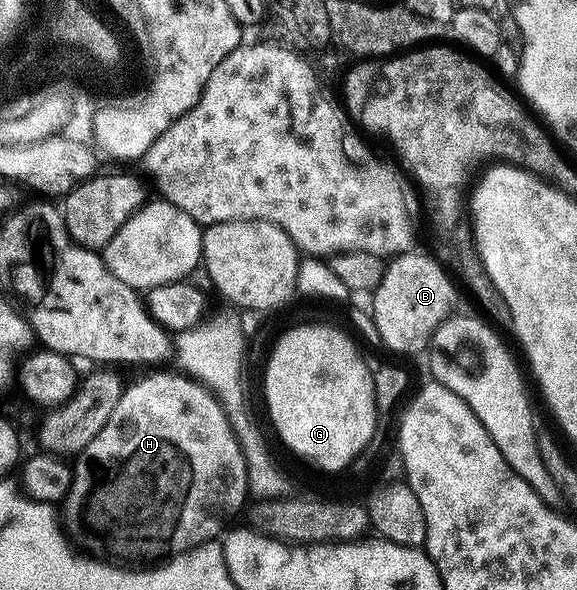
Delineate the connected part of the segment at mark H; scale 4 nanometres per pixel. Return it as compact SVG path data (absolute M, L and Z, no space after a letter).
M164 369L153 370L156 371L153 375L148 375L145 379L138 380L137 383L129 382L125 386L122 397L114 409L114 413L110 413L110 421L106 421L106 425L102 425L102 433L98 433L98 437L94 437L94 441L90 441L90 445L86 445L86 449L80 452L78 458L75 460L72 487L68 491L66 500L69 517L82 530L88 531L92 527L92 495L96 498L97 513L105 515L108 519L112 519L108 523L108 527L112 532L105 537L104 543L114 554L121 555L124 559L140 558L152 559L148 561L160 561L165 557L182 555L189 548L199 547L202 543L215 540L233 522L231 519L239 513L240 506L244 503L244 498L249 498L250 495L246 457L243 455L243 449L240 448L240 441L236 437L236 432L232 429L232 423L224 411L223 404L220 403L220 400L207 386L201 383L200 380L193 378L192 375L188 373L175 375L172 371L160 370Z

